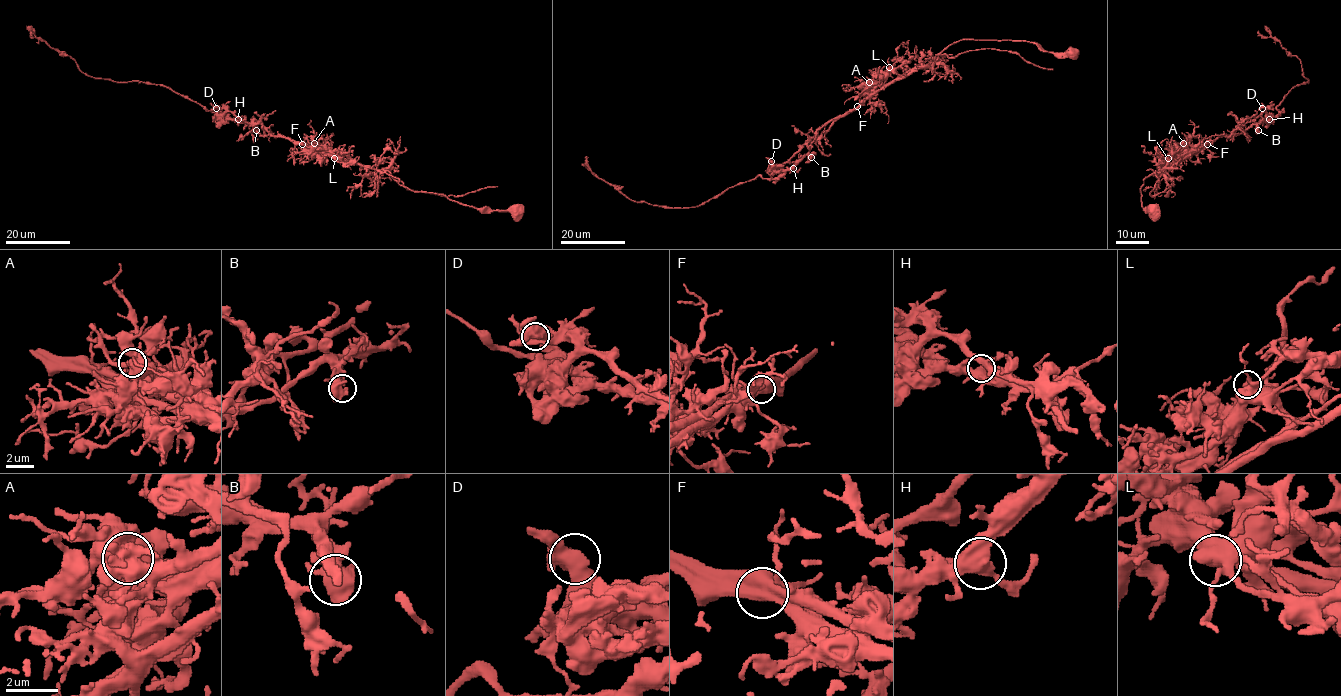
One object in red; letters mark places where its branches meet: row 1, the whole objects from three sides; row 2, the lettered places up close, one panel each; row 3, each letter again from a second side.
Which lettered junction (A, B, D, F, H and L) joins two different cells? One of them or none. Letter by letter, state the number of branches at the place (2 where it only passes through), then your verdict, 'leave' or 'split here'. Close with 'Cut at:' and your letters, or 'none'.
A: 2 branches meet; leave
B: 2 branches meet; leave
D: 3 branches meet; leave
F: 2 branches meet; split here
H: 3 branches meet; leave
L: 3 branches meet; leave
Cut at: F

